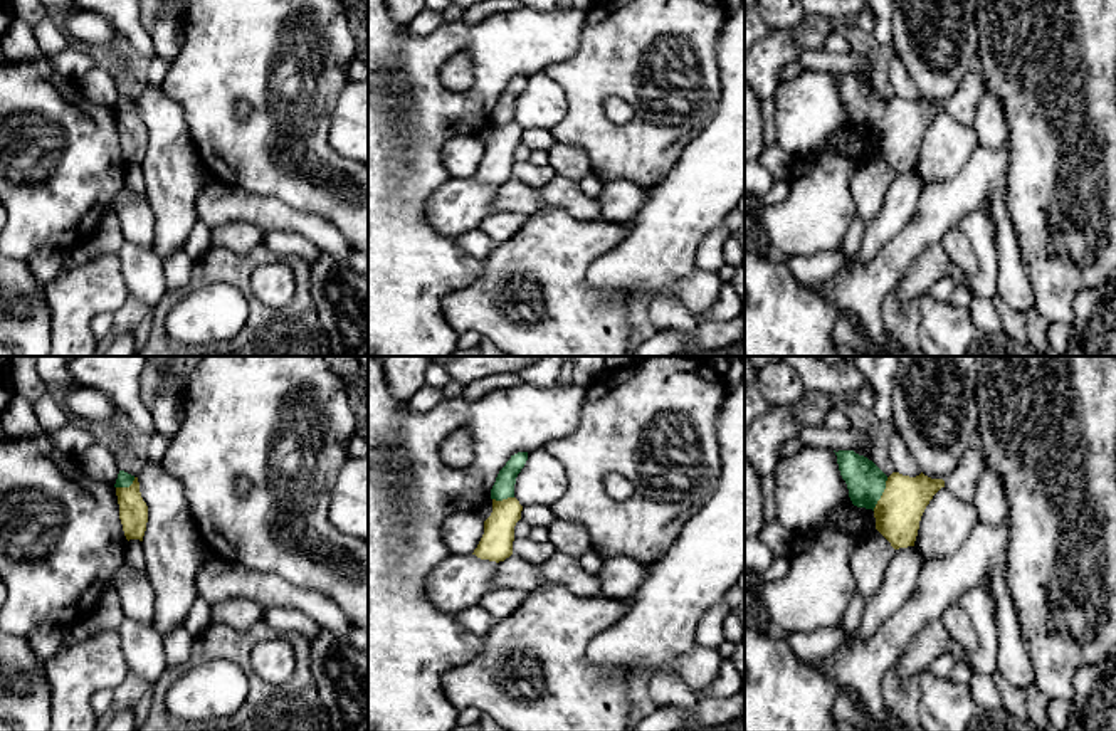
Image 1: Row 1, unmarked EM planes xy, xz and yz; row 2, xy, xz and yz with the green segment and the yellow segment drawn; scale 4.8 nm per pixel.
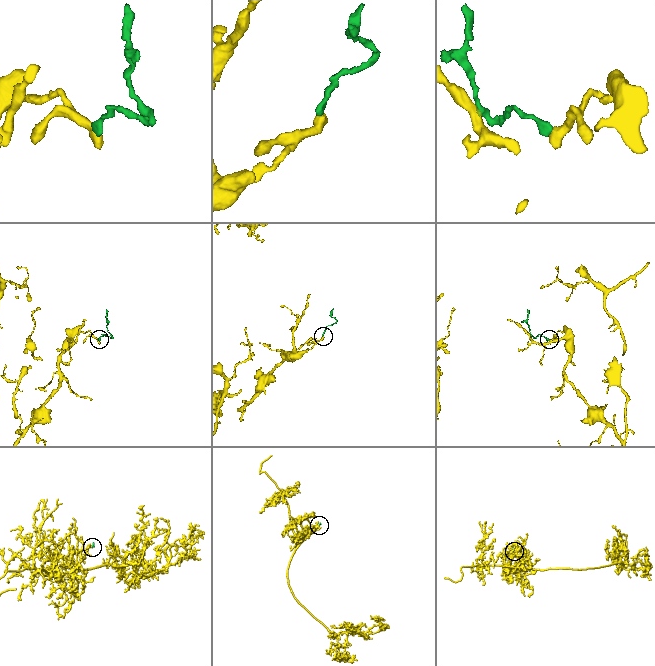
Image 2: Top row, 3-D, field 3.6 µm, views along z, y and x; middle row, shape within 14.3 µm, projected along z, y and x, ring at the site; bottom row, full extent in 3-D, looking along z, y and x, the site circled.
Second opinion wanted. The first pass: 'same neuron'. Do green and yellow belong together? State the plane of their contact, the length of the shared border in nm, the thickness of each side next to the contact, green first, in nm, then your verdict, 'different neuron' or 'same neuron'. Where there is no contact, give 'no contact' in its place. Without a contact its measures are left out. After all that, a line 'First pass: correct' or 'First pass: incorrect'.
contact in yz; length 180 nm; calibres 190 and 220 nm; different neuron
First pass: incorrect

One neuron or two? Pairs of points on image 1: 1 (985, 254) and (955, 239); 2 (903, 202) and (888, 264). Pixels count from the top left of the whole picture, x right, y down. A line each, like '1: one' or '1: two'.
1: two
2: two

